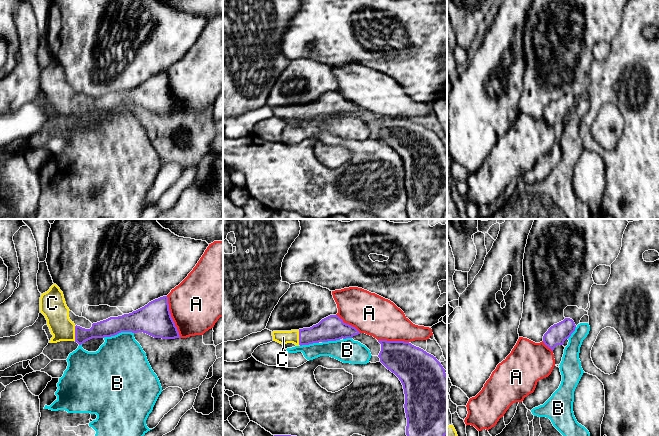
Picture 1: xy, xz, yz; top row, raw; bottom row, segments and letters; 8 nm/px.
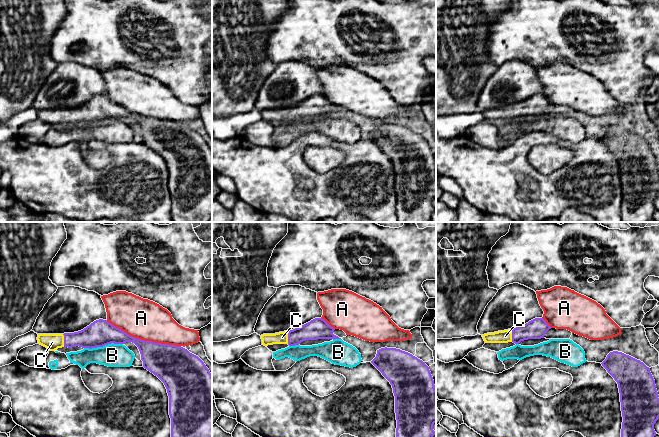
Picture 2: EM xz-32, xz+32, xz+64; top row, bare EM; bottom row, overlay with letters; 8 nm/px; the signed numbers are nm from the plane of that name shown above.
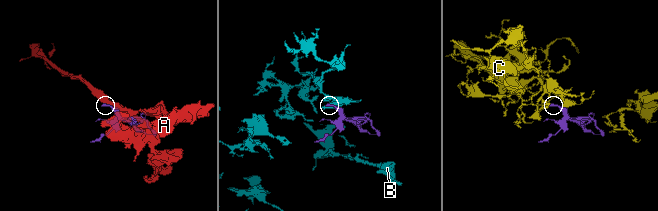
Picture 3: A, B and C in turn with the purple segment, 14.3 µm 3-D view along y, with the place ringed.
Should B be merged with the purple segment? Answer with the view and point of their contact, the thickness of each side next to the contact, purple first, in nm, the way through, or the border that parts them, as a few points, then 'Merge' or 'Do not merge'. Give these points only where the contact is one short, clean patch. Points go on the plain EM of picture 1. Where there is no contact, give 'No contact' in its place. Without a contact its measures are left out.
Touches purple at xy (118, 109). Thickness 200 nm (purple) against 440 nm. Do not merge

